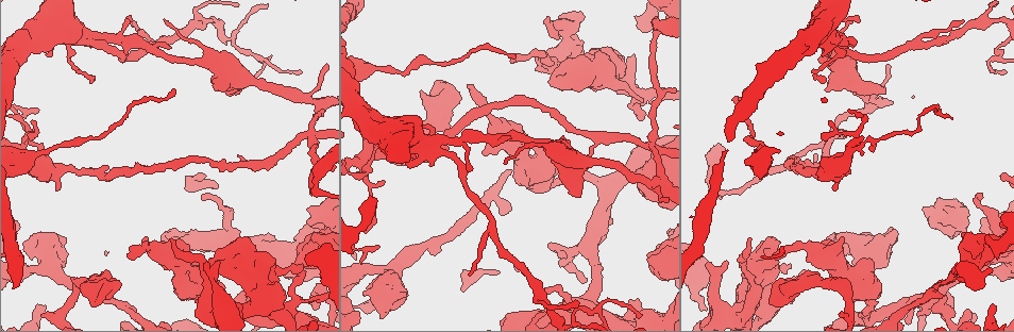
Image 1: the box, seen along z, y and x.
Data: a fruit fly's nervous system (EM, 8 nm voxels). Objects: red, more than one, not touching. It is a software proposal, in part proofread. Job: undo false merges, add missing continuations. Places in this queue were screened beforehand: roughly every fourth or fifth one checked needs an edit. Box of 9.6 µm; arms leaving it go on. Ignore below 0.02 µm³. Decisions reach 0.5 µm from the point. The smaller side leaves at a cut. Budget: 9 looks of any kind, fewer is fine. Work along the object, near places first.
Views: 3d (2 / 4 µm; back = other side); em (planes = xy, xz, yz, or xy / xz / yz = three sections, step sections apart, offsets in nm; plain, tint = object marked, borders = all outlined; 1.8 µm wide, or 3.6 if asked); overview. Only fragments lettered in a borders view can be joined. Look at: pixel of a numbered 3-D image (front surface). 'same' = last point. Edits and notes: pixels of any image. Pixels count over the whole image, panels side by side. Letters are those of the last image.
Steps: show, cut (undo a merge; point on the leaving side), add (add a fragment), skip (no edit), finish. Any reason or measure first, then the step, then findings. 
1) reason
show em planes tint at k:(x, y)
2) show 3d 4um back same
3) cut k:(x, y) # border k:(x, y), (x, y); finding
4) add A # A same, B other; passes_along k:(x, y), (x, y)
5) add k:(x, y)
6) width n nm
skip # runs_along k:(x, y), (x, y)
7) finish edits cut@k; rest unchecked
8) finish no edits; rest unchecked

sharp bend
show em planes plain at 1:(650, 143)

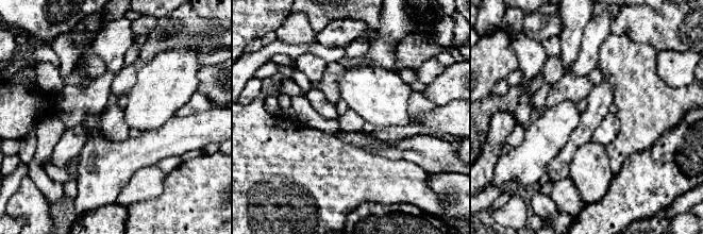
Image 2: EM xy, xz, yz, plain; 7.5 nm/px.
show em planes tint same

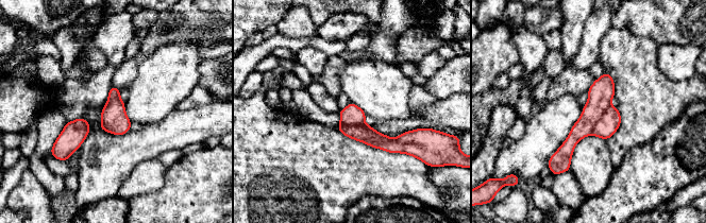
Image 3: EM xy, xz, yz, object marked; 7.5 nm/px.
see the neighbours
show em planes borders same

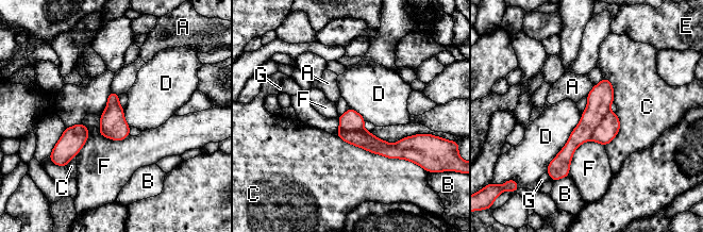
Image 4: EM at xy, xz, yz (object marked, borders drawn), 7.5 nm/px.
cut 4:(606, 130) # A other, B other, C other, D other, E other, F other, G other; part_leaving 4:(339, 133), (383, 148), (411, 138); a second neuron is stuck on

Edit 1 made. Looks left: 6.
redraw
show overview

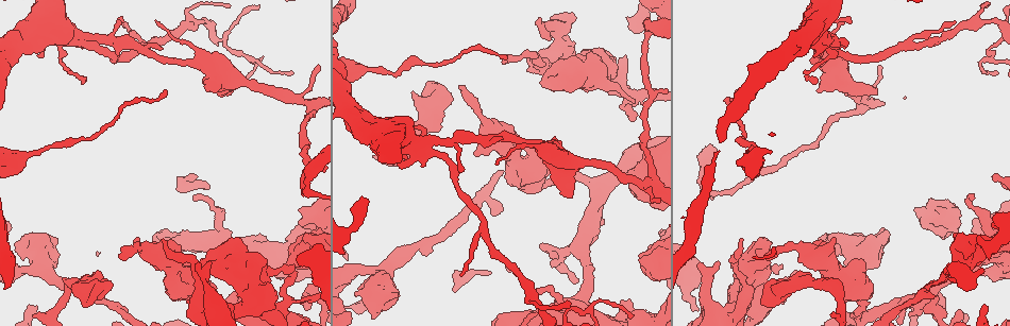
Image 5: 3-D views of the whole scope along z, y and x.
abrupt turn
show 3d 2um at 5:(257, 318)

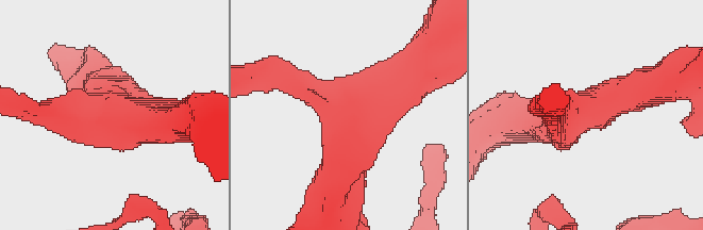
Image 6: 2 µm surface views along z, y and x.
arms 3; arm_widths 190, 320, 320 nm; need the tissue
show em yz step 8 plain at 6:(111, 109)

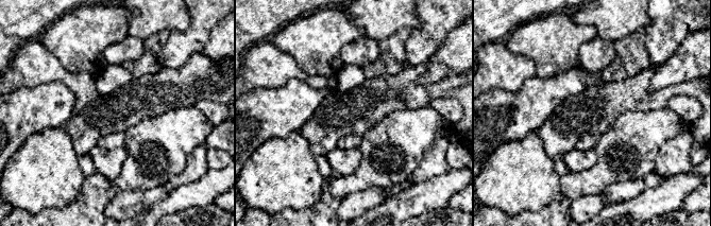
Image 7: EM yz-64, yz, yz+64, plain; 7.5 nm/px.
show em yz step 8 borders same

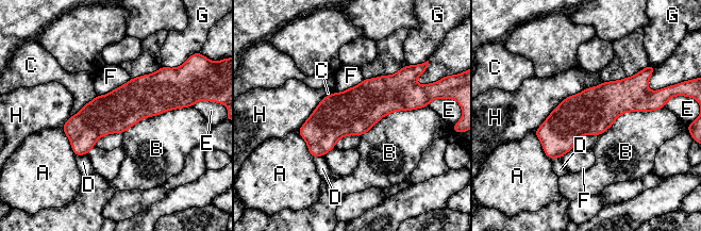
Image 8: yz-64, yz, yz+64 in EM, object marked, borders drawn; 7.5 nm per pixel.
longest_contact H 650 nm
skip # A other, B other, C other, D other, E other, F other, G other, H other; runs_along 8:(653, 103), (538, 133); one neuron here

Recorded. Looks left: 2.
branch stops here
show 3d 4um at 5:(372, 156)

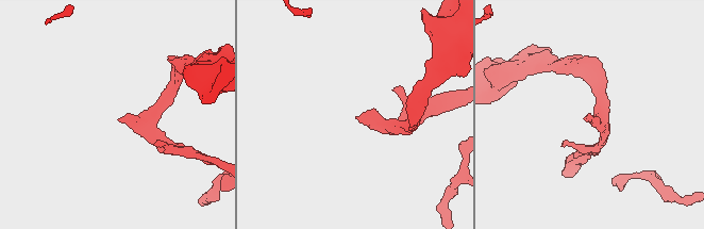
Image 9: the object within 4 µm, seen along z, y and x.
show em planes borders at 9:(591, 121)

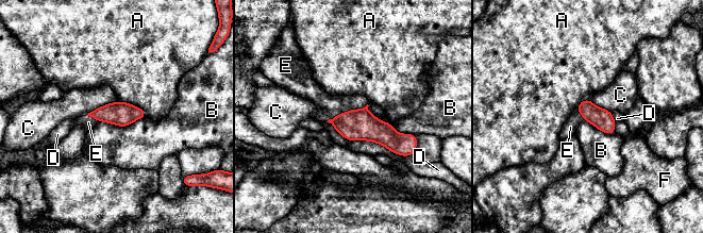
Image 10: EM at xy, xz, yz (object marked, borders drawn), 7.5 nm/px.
width 160 nm
add E # A other, B other, C other, D other, E same, F other; the neuron continues

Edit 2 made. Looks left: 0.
finish edits cut@4, add@10; rest unchecked

